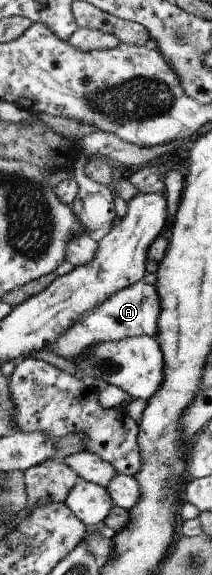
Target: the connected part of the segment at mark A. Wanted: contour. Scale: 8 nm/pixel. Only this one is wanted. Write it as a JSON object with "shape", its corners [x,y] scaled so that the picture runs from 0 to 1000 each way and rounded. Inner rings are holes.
{"shape":[[[660,489],[547,508],[448,539],[406,543],[349,567],[325,569],[217,609],[316,628],[358,628],[439,603],[491,595],[547,597],[580,590],[660,584],[736,588],[764,541],[750,504],[731,497]]]}

